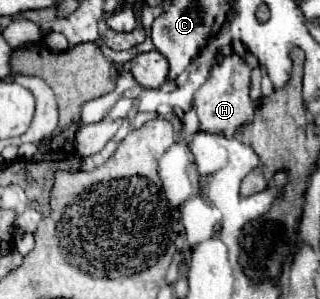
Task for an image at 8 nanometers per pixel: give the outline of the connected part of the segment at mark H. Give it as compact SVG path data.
M240 58L238 64L234 66L230 74L230 86L228 88L214 88L214 76L208 78L200 90L194 94L194 110L200 118L200 130L210 132L210 134L224 134L224 136L234 136L236 130L252 120L254 116L254 106L250 100L250 68L248 64Z

